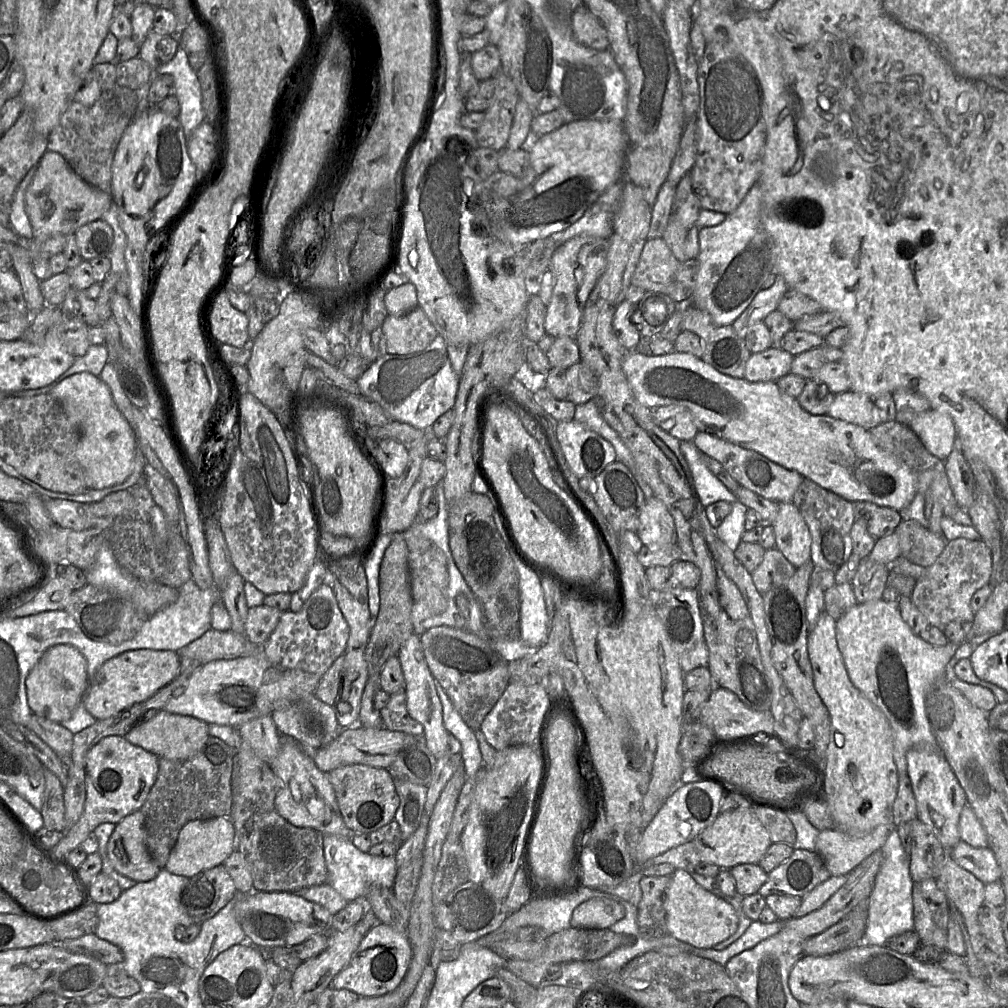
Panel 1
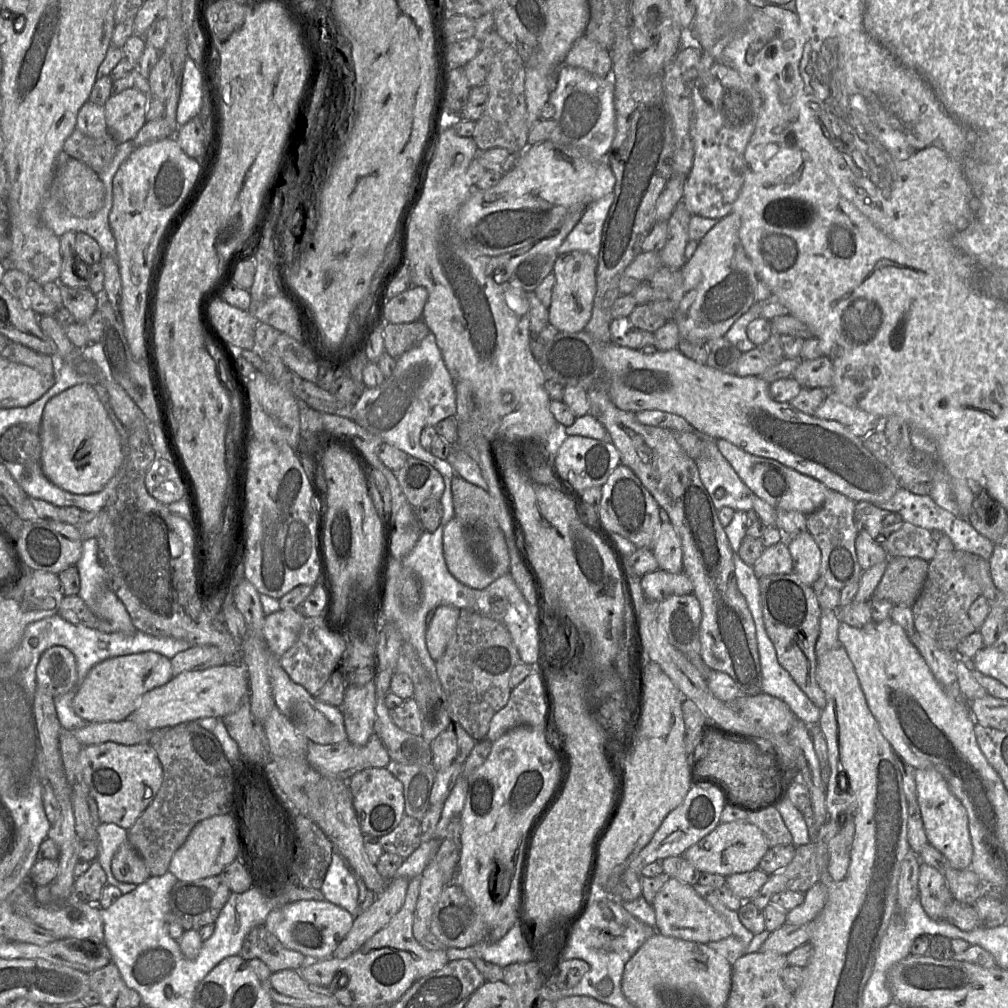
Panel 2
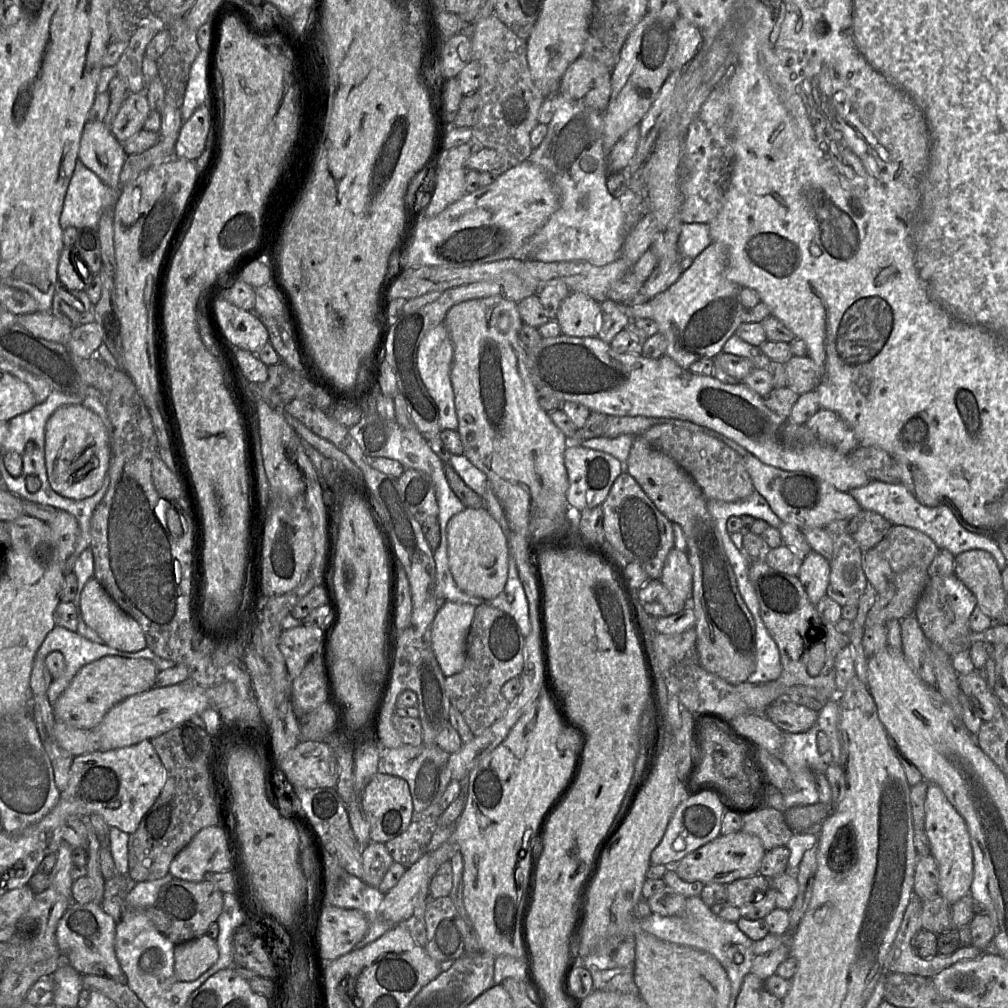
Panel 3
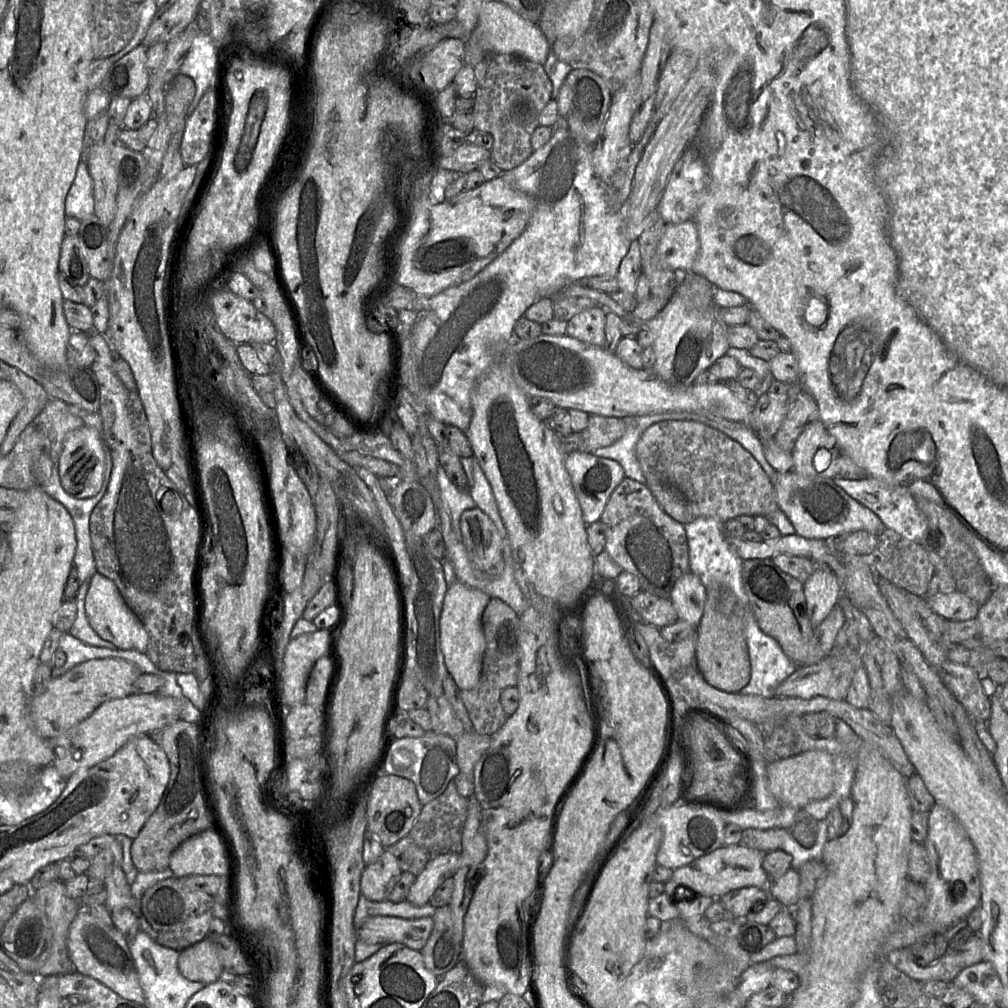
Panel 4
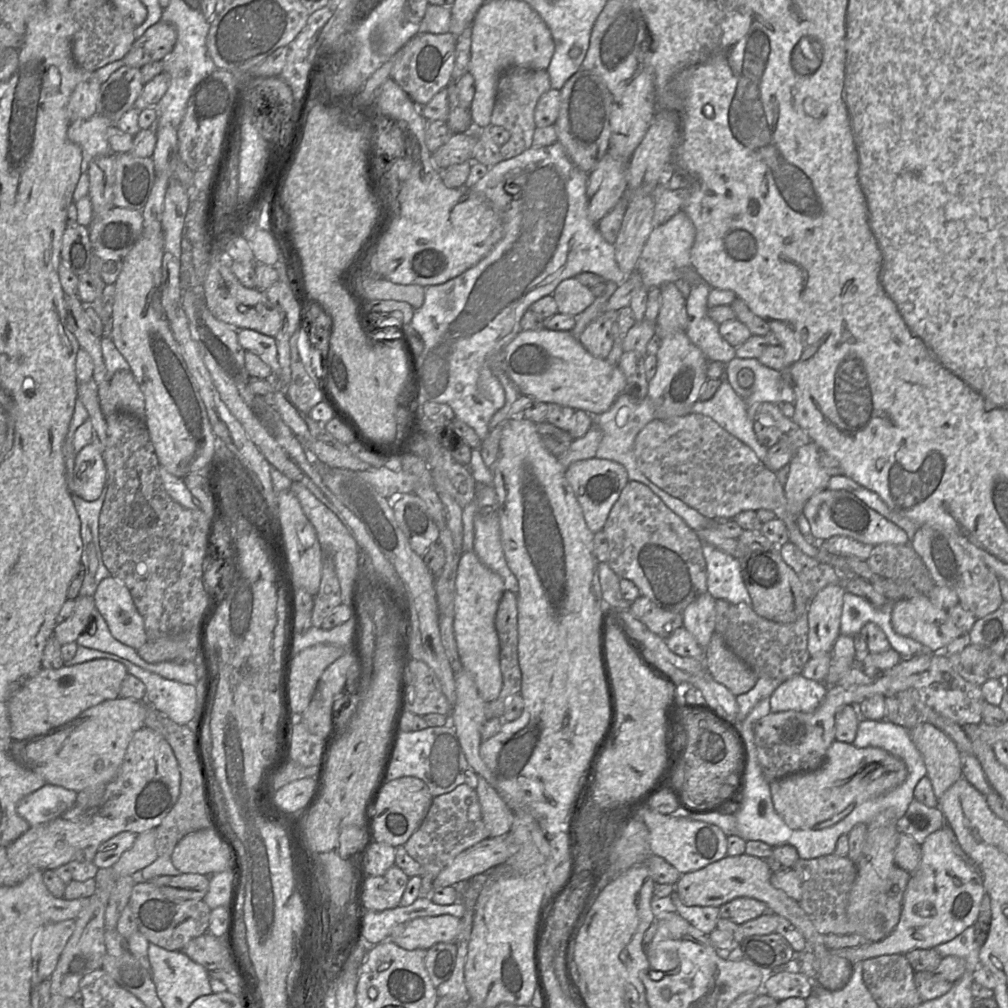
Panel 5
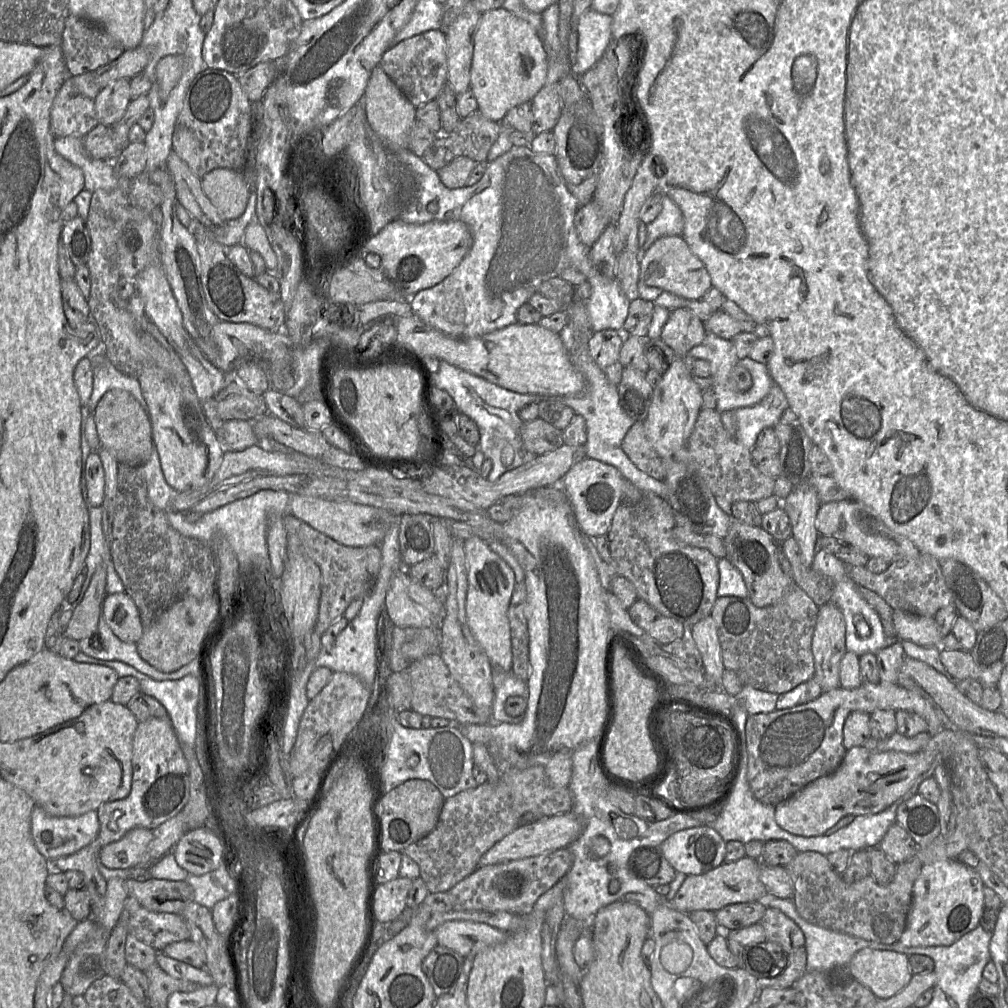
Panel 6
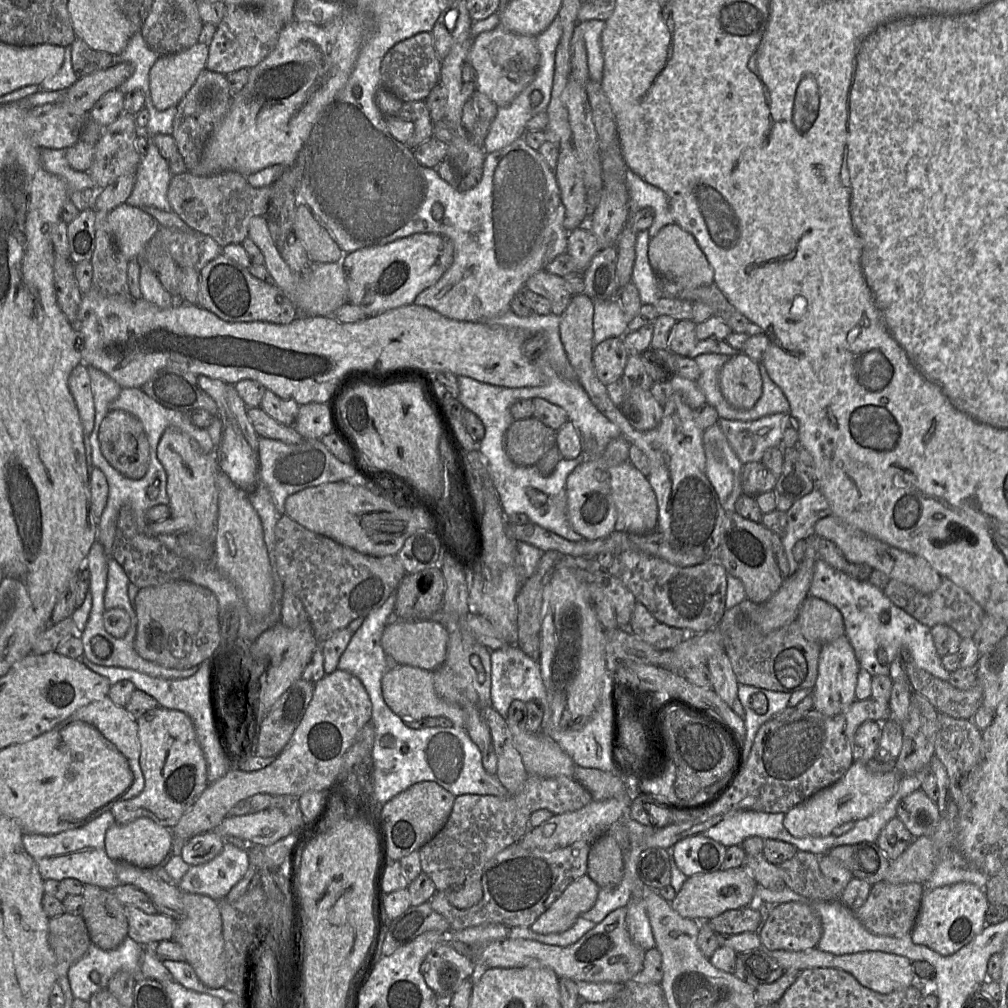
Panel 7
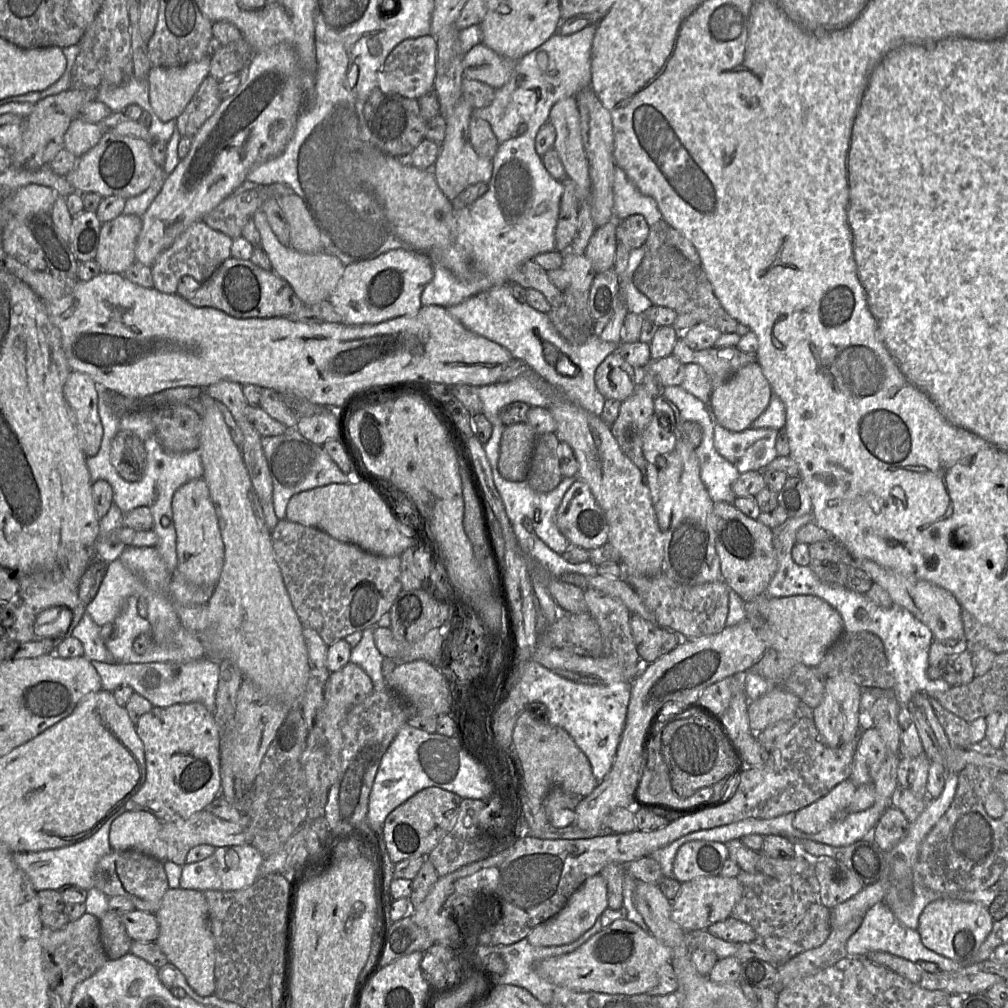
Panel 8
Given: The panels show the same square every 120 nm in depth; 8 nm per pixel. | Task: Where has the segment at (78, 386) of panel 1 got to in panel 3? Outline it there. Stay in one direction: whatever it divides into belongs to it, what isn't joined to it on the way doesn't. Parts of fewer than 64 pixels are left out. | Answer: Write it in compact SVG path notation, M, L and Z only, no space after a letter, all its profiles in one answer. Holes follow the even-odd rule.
M82 404L58 408L46 423L44 451L48 481L59 495L82 500L101 488L111 461L110 435L92 410Z

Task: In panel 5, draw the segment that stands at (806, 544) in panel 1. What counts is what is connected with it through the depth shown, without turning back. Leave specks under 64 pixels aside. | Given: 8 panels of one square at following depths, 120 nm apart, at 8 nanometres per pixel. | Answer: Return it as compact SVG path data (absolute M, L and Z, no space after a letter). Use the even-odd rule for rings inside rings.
M828 585L808 604L808 651L811 657L831 653L841 634L841 614L845 589Z

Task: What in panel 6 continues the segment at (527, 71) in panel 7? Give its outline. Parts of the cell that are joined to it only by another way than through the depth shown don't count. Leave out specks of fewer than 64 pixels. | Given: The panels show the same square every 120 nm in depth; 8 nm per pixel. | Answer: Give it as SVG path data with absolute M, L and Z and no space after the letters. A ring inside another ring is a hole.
M503 7L482 13L473 39L470 89L477 100L477 110L483 116L501 123L510 109L534 98L545 85L547 73L548 58L544 42L531 24Z

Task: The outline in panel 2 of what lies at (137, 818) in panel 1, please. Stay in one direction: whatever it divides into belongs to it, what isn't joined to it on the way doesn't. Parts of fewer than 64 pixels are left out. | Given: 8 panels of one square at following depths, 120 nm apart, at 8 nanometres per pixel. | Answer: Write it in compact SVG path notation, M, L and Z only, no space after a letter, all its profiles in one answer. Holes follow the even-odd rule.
M128 841L120 845L111 862L114 877L125 883L142 884L150 873L139 854Z

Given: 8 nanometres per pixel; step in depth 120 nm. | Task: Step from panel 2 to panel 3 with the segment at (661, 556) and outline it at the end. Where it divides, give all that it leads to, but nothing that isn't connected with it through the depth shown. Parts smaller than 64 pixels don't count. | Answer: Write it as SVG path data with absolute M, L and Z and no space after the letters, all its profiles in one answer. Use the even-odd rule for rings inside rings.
M675 546L669 552L660 578L670 592L687 603L691 602L693 589L693 568L686 551Z

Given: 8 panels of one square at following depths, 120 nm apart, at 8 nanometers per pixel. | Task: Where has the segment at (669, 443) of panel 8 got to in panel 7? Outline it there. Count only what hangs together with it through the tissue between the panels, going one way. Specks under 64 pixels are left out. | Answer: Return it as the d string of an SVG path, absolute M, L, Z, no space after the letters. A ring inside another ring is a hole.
M634 389L625 395L619 408L629 423L641 431L657 427L663 415L663 406L650 390Z

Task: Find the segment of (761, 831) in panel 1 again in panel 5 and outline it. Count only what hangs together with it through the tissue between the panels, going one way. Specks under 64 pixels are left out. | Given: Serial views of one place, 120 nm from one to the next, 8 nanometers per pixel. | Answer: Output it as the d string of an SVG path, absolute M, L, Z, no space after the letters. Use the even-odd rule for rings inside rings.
M746 853L738 856L726 855L721 860L711 863L702 869L681 874L675 883L676 892L686 906L720 907L740 897L753 898L767 905L775 915L789 920L803 935L807 943L821 943L821 936L799 903L785 892L775 888L770 882L772 872L767 862Z

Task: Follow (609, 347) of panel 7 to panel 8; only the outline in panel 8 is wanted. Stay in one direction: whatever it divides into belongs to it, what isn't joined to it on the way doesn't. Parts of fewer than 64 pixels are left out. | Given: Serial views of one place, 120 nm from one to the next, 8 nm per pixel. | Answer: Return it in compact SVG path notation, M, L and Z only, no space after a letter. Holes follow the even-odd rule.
M618 351L609 354L595 371L595 384L605 399L626 400L639 382L639 371L627 363Z

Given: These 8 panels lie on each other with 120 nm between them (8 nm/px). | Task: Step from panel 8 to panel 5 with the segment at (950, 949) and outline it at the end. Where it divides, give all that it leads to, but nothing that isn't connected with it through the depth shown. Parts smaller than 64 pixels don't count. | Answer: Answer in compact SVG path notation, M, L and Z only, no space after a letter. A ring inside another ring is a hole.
M948 825L931 833L921 844L921 861L919 867L911 874L902 900L902 912L899 923L893 932L878 942L862 943L856 947L831 951L833 954L846 957L852 964L862 962L885 954L903 954L914 949L934 948L939 944L950 941L967 927L978 920L979 906L985 894L981 874L966 862L955 851L955 835Z

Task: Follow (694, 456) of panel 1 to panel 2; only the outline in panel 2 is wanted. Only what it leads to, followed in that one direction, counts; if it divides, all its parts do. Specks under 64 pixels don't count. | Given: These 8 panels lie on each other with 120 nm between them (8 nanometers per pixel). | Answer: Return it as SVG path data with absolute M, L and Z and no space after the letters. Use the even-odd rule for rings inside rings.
M701 441L701 455L695 463L716 510L723 507L735 511L752 510L754 493L720 453L715 442Z

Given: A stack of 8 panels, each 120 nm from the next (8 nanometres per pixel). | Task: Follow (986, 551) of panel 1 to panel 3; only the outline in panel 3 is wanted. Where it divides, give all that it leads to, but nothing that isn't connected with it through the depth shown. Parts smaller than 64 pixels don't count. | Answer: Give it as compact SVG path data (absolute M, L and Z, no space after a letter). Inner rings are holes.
M956 574L933 576L930 577L915 607L914 615L928 641L941 647L950 656L954 656L969 649L969 636L972 632L969 620L976 606L975 595Z

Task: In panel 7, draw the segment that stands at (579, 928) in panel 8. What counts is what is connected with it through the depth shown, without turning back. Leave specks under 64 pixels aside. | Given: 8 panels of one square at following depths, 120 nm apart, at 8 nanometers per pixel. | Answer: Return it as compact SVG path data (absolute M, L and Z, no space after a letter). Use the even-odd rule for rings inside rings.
M588 875L577 878L531 925L531 930L538 934L568 930L583 913L594 906L599 890L600 887Z

